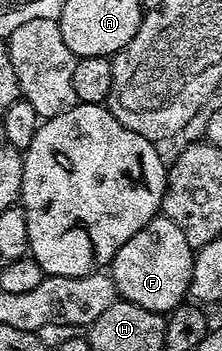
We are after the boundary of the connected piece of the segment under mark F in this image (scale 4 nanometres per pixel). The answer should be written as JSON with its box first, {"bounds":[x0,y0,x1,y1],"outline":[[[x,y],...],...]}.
{"bounds":[109,214,195,314],"outline":[[[160,214],[117,250],[109,265],[109,275],[122,299],[145,306],[145,310],[166,314],[188,299],[194,265],[195,252],[181,226]]]}

